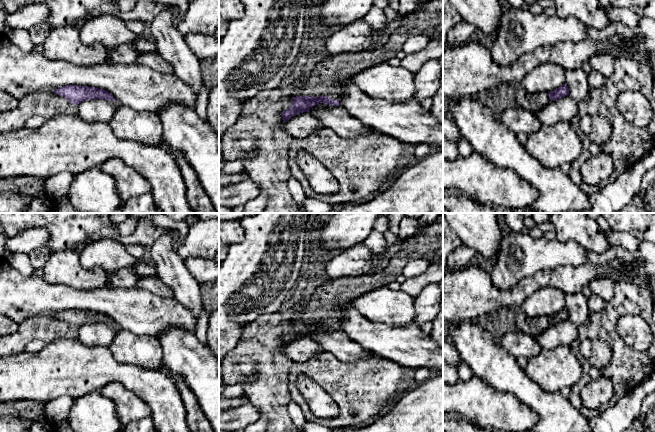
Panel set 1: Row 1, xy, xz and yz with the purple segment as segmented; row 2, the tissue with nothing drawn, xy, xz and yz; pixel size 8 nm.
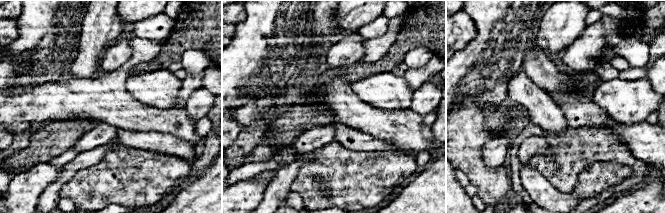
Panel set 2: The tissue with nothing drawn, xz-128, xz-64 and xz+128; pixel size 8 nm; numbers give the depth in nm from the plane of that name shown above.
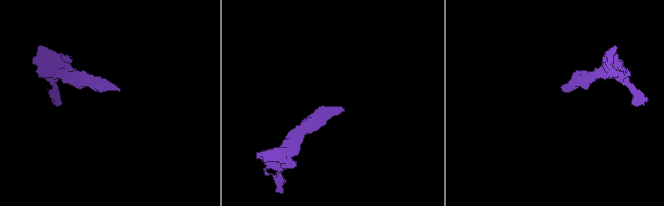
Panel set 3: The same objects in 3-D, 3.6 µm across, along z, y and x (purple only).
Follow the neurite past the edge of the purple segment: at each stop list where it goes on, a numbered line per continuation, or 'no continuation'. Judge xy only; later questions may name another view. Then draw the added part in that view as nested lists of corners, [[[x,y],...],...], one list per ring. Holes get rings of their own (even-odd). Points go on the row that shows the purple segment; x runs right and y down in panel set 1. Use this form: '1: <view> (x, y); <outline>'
no continuation

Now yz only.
1: yz (534, 102); [[[519,85],[510,90],[511,103],[517,107],[536,113],[546,107],[550,102],[548,93],[529,93]]]

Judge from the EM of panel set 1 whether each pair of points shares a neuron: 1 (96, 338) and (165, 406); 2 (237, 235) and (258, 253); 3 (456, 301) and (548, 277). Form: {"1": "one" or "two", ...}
{"1": "two", "2": "two", "3": "one"}

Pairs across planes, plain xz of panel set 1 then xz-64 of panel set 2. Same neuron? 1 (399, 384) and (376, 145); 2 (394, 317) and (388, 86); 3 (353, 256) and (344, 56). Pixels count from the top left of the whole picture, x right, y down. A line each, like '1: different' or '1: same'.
1: different
2: same
3: same

